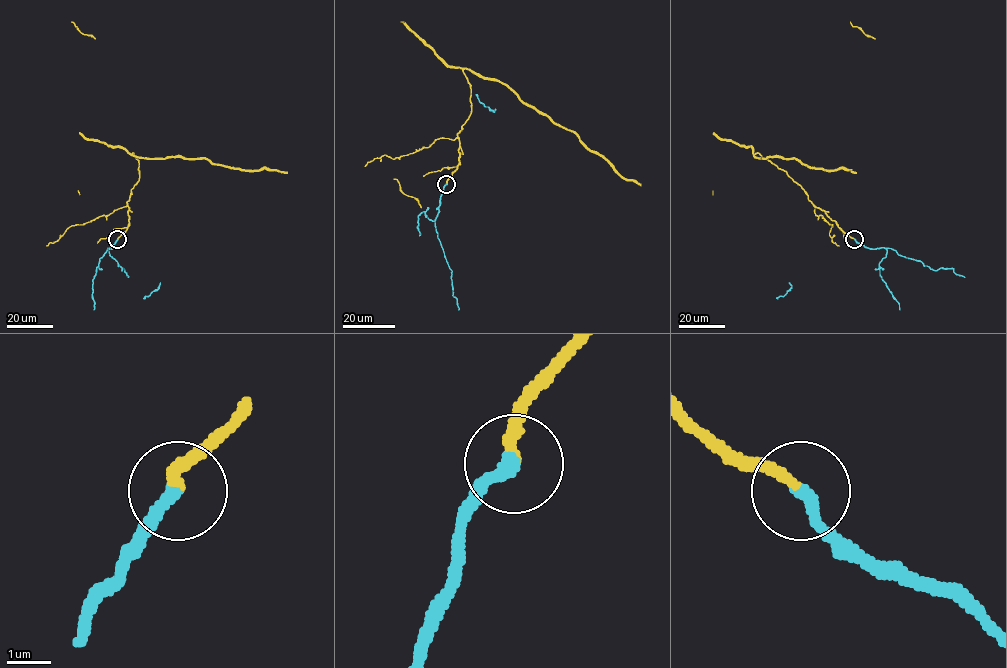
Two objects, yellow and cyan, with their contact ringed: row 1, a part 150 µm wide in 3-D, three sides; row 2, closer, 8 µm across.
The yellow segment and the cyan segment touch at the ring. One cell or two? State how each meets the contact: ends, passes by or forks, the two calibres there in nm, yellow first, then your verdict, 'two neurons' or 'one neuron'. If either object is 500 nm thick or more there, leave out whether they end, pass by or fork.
yellow ends | cyan ends | 260/320 nm | two neurons

